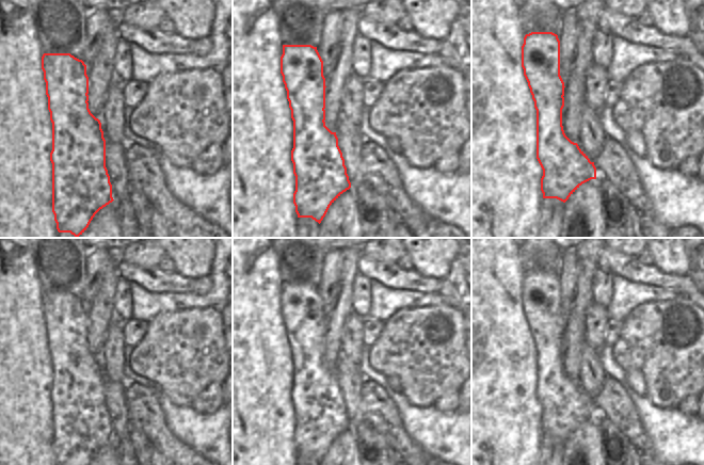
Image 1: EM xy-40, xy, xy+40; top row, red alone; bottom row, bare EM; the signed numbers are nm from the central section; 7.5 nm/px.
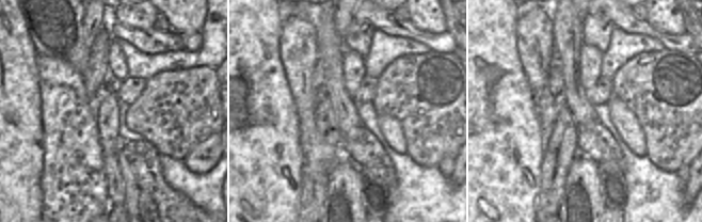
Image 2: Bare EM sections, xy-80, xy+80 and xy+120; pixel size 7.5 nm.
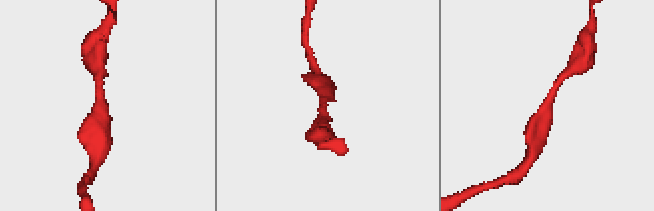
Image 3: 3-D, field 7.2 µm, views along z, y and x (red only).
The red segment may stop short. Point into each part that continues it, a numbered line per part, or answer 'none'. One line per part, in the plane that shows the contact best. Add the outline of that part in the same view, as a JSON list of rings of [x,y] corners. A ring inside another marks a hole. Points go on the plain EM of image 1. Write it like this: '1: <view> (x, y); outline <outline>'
none

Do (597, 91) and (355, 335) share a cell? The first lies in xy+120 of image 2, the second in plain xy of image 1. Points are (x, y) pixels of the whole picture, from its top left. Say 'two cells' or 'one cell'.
two cells

